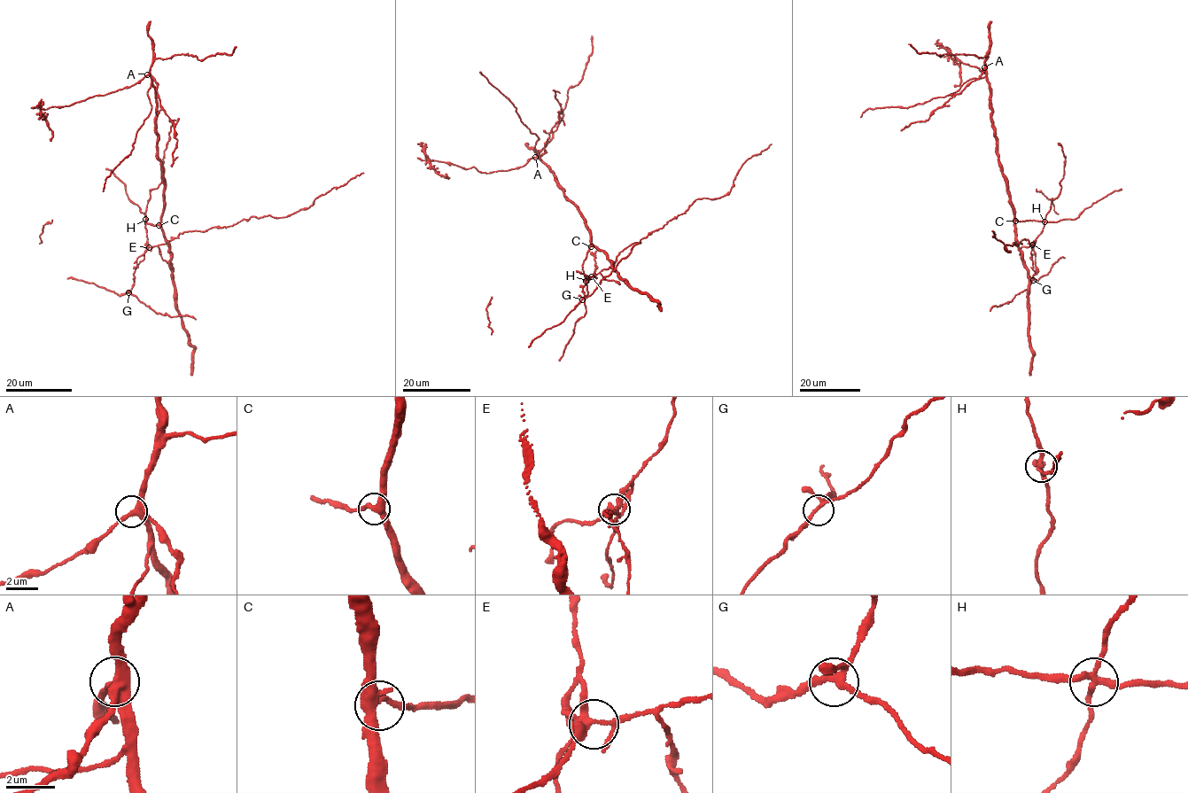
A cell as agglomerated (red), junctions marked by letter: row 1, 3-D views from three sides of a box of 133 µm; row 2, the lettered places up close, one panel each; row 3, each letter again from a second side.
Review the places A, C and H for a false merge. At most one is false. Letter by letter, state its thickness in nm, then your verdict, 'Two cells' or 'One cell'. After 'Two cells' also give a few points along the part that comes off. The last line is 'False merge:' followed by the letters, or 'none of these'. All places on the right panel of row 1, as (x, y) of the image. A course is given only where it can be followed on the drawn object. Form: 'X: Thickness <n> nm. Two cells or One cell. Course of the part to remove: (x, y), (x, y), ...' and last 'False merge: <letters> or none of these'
A: Thickness 360 nm. One cell
C: Thickness 360 nm. One cell
H: Thickness 240 nm. Two cells. Course of the part to remove: (1044, 221), (1033, 245), (1024, 238), (1016, 245), (1013, 243), (1005, 246), (1008, 252), (991, 231)
False merge: H

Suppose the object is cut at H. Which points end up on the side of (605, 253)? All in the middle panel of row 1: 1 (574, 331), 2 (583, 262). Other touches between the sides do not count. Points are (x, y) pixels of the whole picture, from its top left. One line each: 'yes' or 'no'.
1: yes
2: yes

